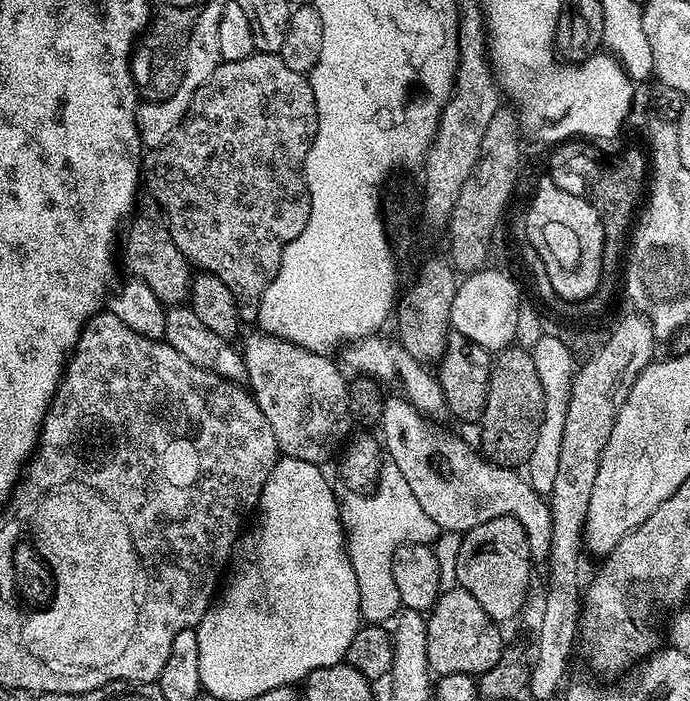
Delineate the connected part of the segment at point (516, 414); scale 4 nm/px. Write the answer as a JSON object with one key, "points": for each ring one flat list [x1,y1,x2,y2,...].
{"points":[[513,346,495,353,486,406,478,421,479,451,503,468,527,465,538,438,539,423,543,420,543,404,542,383,538,380,531,351,527,347]]}

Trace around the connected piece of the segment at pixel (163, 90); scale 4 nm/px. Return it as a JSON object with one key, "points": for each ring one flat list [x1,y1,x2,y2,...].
{"points":[[171,2,160,4,157,8,155,5,147,28,144,29,132,49,132,59,130,61,132,66,132,81,136,84,137,93,145,101,168,100,170,94,174,94,174,90,178,90,178,82,182,82,182,74,184,73,184,51,195,24,196,12,191,7,174,5]]}

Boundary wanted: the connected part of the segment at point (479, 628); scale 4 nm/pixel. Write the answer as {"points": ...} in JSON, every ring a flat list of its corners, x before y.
{"points":[[452,586,452,589,441,591,427,613,428,621,428,664,437,677,446,674,466,674,479,677,505,650,506,641,500,637,501,625,478,606,474,594,464,588]]}

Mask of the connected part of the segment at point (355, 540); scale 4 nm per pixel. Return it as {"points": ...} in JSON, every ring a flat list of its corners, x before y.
{"points":[[411,487,392,488,392,492,380,492,380,500,360,500,360,496,348,497,342,492,340,523,344,528,348,557,358,581,361,619,370,624,387,623,402,608,398,586,394,581,394,554,404,544,433,545,436,542,434,540,441,536,442,530,434,522,434,518,419,505]]}

